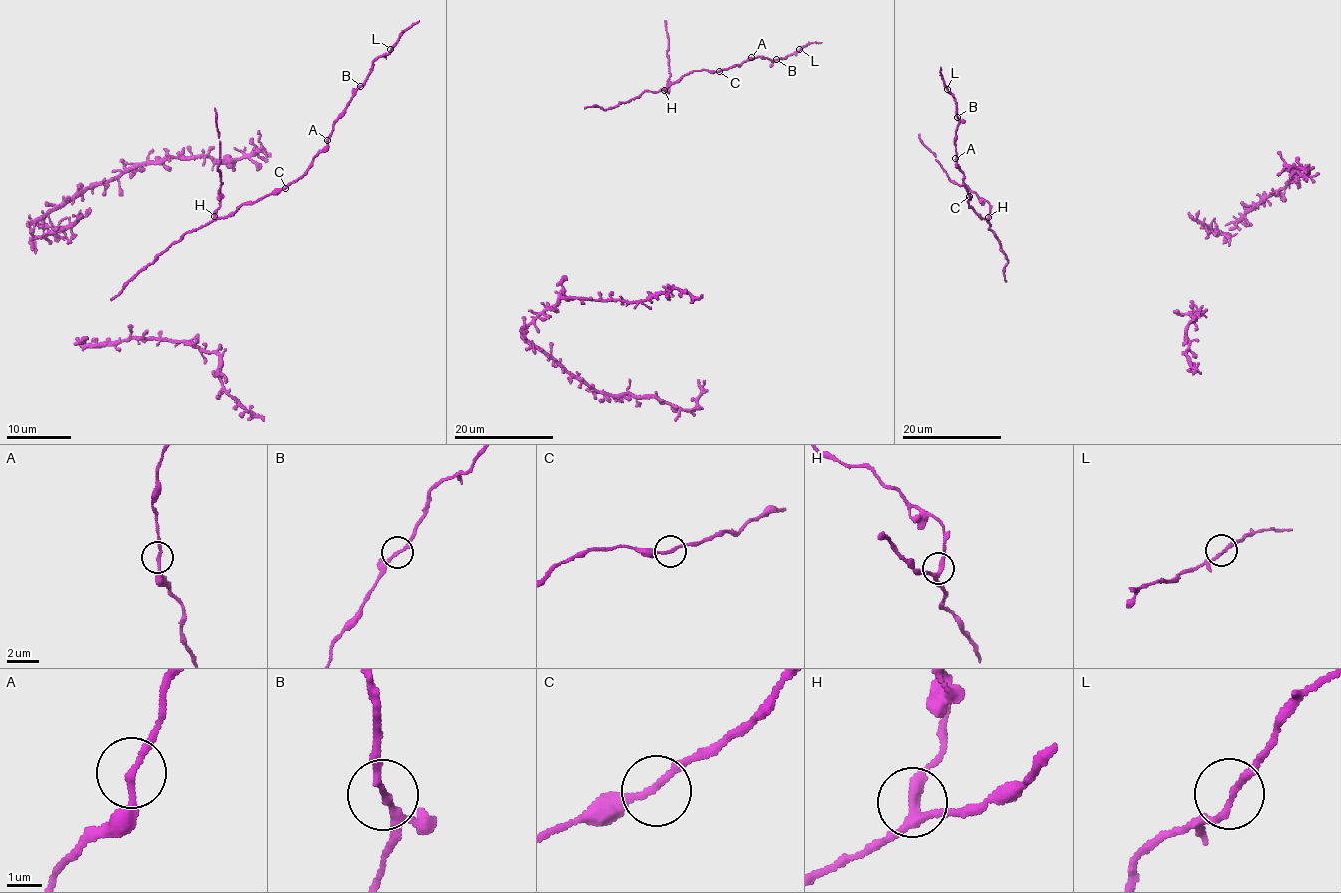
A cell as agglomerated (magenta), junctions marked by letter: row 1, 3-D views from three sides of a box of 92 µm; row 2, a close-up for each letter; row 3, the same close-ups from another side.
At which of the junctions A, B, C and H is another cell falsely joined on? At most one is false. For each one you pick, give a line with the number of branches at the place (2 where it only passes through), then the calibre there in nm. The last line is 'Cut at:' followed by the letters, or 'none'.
B: Branches: 3. Thickness 160 nm
Cut at: B

